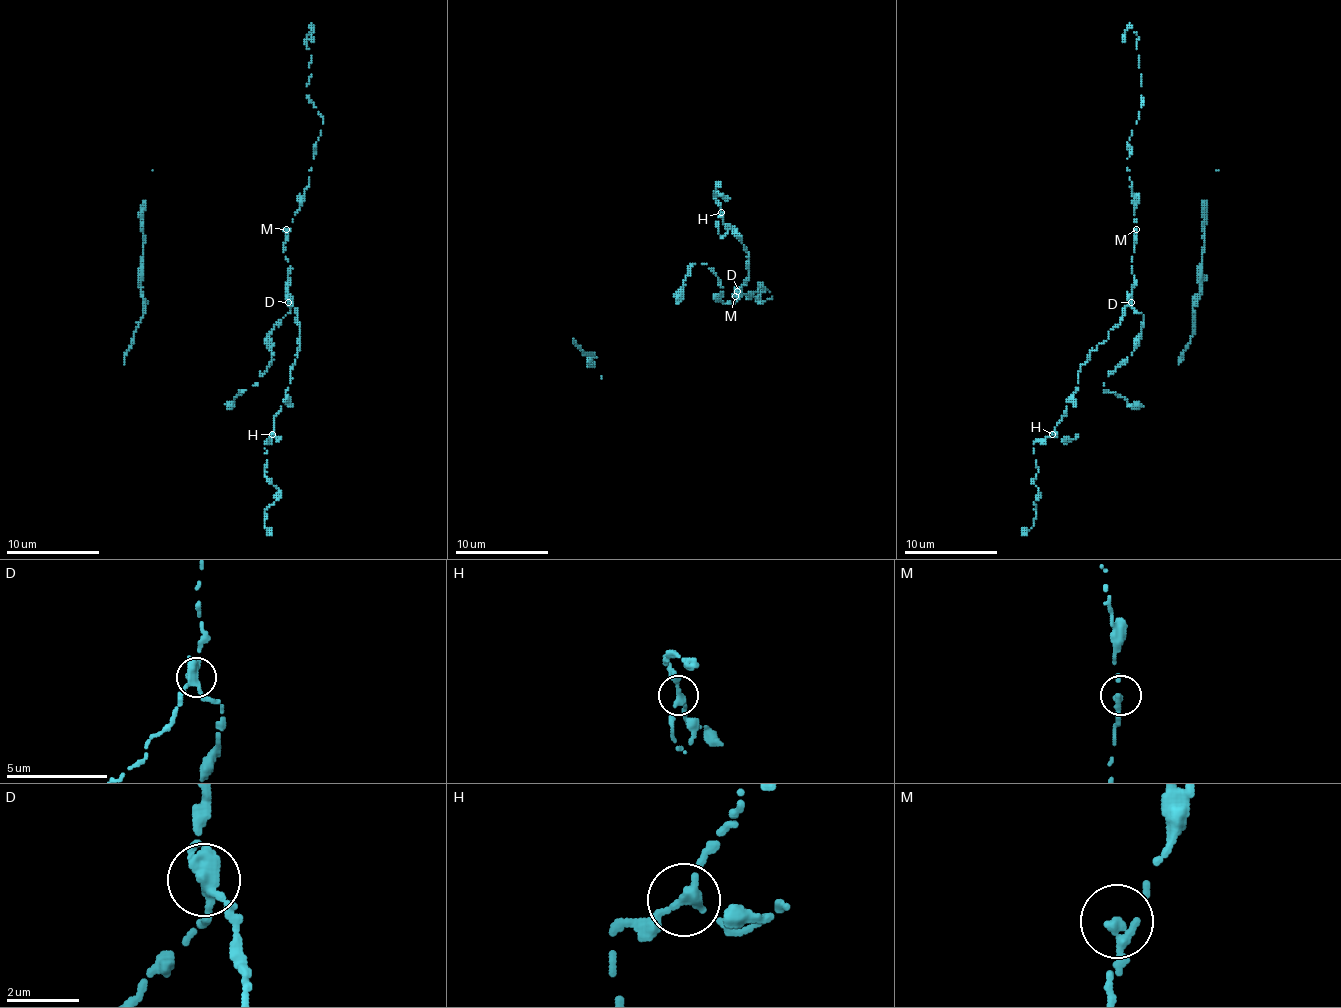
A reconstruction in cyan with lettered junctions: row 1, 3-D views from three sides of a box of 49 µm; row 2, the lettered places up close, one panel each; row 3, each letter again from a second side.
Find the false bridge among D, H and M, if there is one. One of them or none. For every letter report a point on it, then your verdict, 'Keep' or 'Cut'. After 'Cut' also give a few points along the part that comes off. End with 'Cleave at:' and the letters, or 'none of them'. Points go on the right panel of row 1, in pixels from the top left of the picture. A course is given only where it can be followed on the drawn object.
D: Place: (1131, 302). Cut. Course of the part to remove: (1132, 301), (1143, 315), (1139, 346), (1104, 383), (1108, 392), (1143, 406)
H: Place: (1052, 434). Keep
M: Place: (1136, 229). Keep
Cleave at: D

